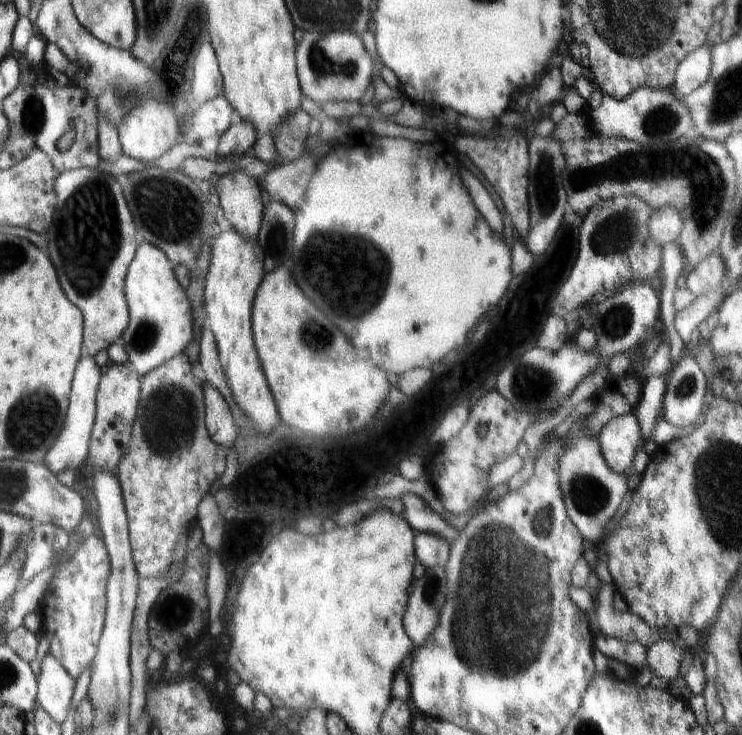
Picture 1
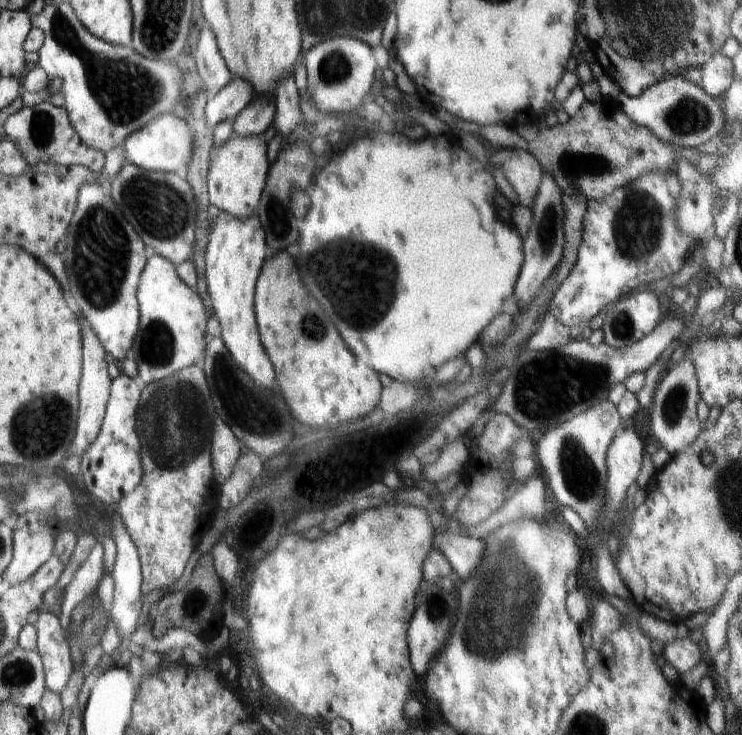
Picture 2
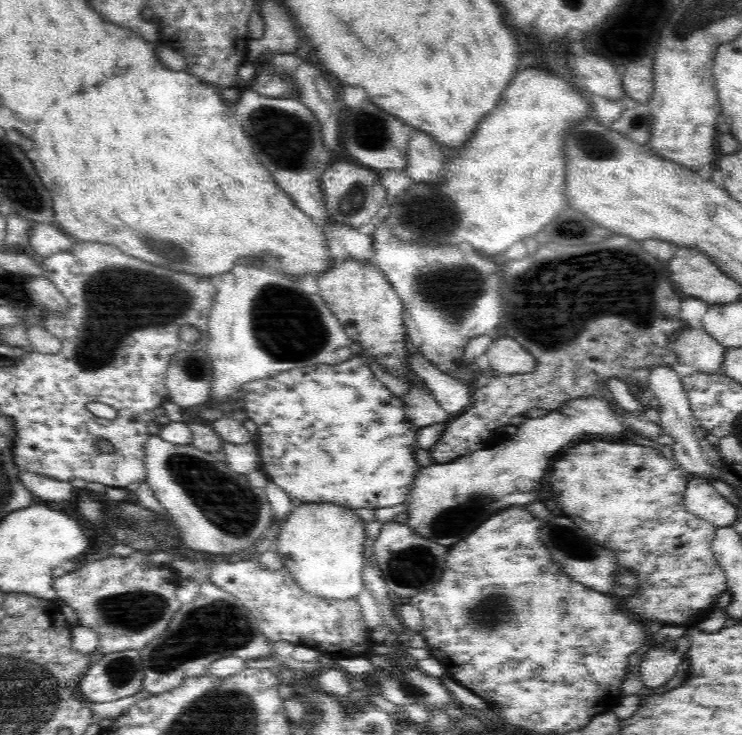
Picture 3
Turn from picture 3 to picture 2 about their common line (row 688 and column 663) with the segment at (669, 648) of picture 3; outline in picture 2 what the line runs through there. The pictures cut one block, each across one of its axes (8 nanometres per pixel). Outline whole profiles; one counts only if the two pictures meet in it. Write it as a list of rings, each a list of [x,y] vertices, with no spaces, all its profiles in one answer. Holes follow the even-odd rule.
[[[691,637],[676,639],[666,644],[663,649],[667,664],[671,664],[681,675],[701,663],[702,651]]]

